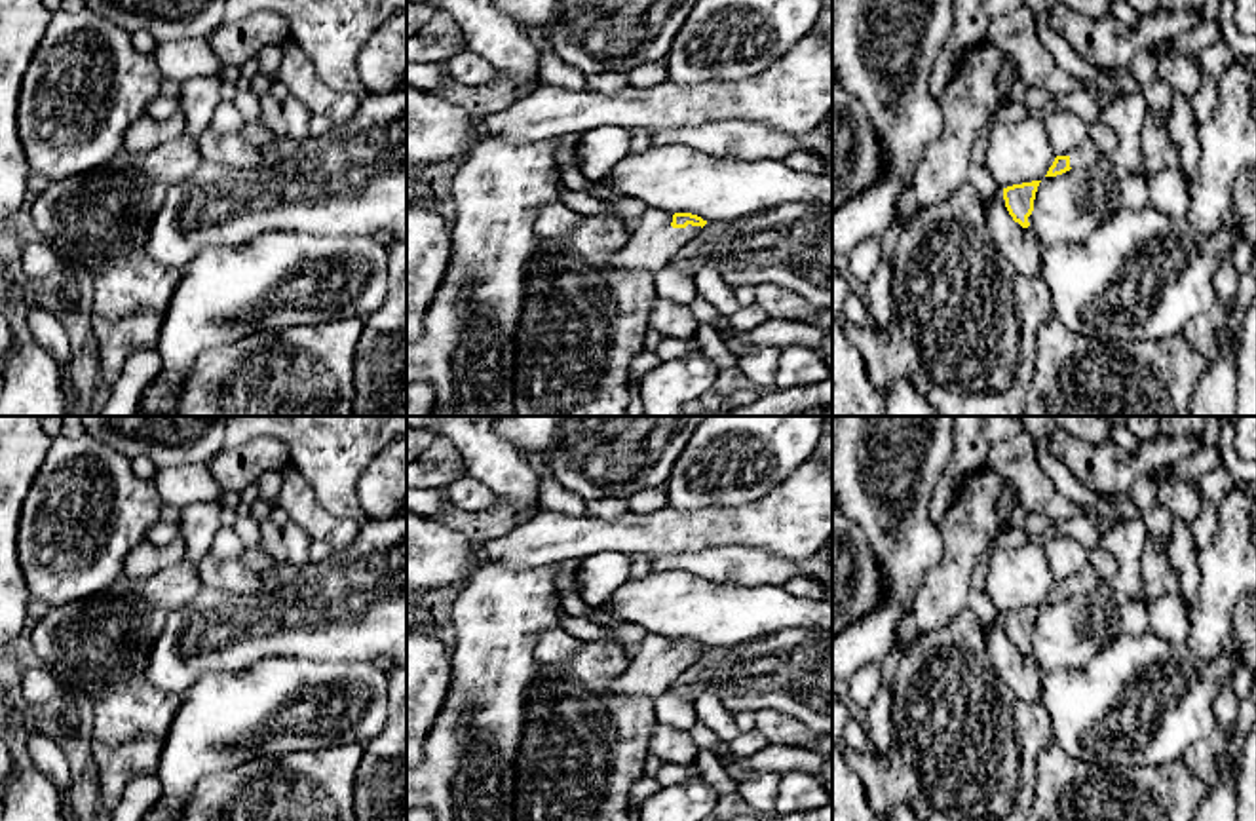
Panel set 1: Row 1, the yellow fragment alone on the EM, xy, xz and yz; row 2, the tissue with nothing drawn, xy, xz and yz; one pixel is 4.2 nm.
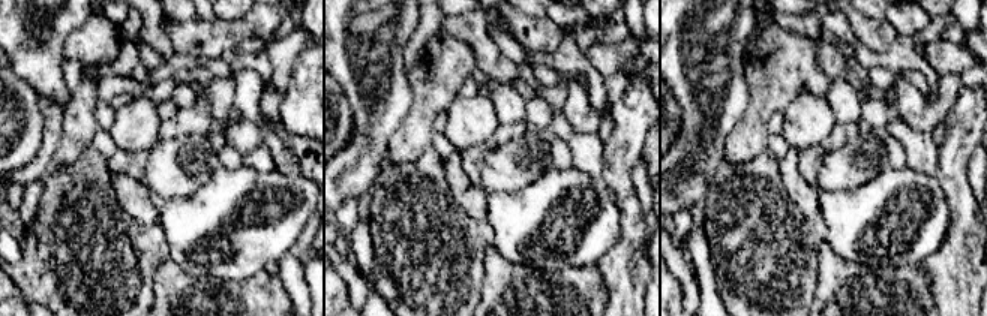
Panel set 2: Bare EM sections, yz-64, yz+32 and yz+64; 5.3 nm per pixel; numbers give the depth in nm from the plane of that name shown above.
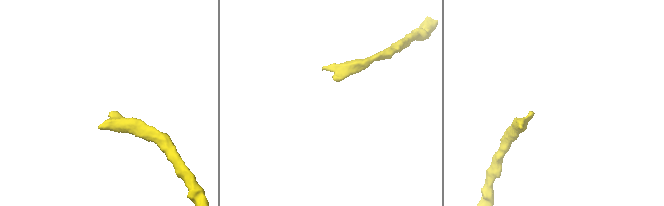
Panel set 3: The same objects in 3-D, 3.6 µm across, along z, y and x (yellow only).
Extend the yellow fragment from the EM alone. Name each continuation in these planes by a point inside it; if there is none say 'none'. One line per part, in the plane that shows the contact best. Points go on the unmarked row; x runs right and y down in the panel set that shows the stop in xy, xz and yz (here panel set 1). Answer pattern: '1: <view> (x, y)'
1: yz (1087, 580)

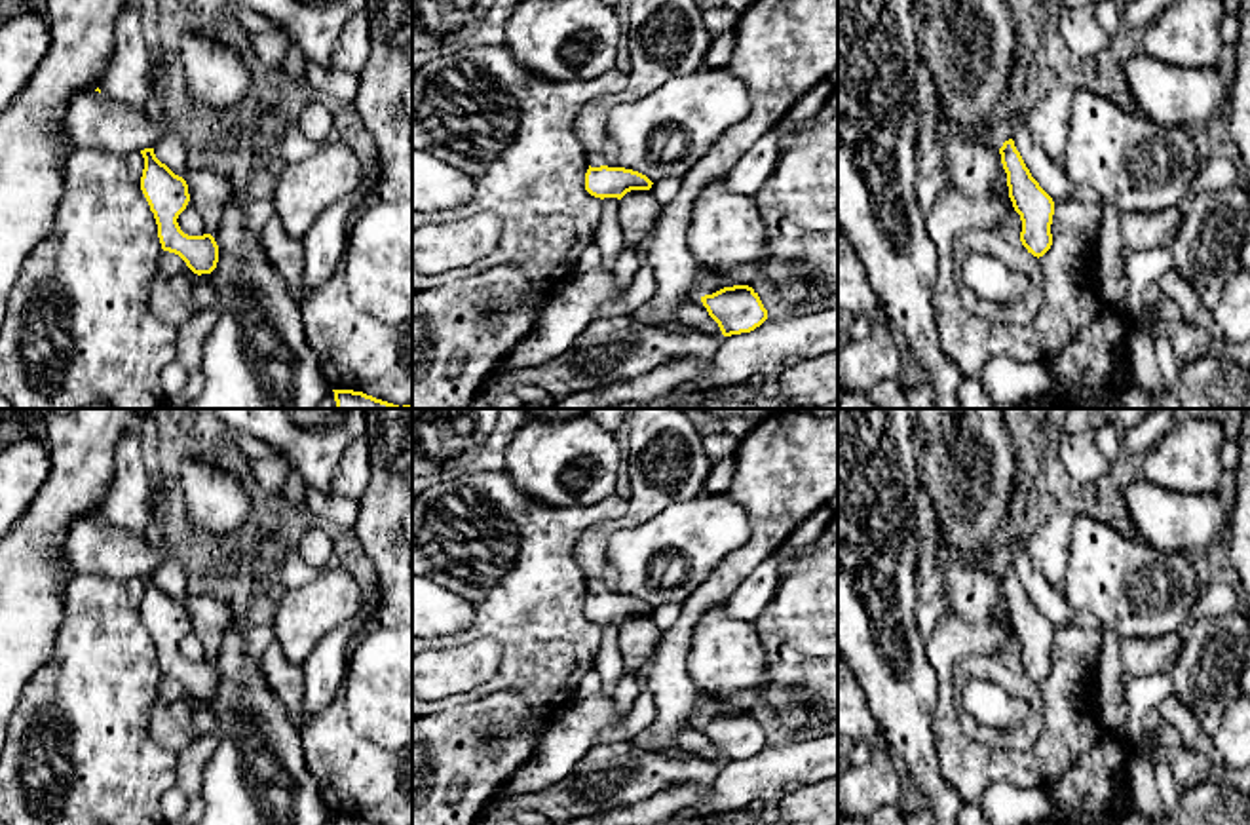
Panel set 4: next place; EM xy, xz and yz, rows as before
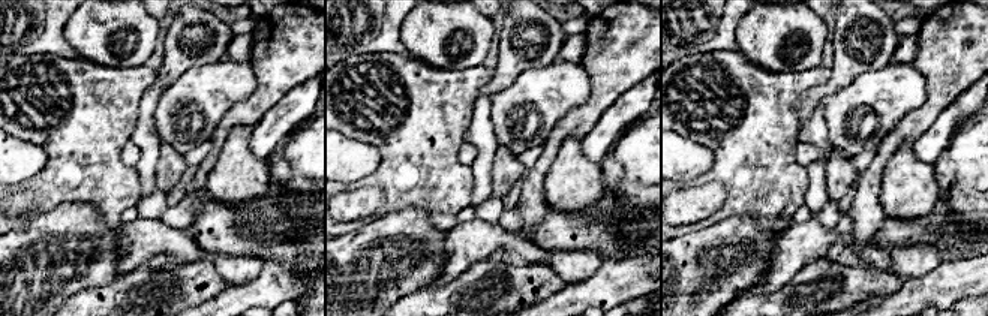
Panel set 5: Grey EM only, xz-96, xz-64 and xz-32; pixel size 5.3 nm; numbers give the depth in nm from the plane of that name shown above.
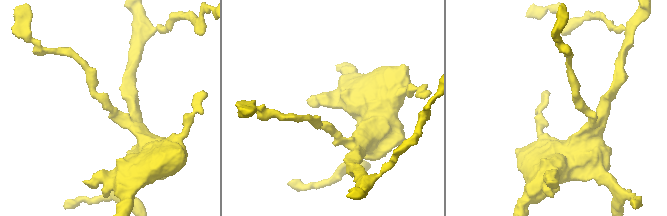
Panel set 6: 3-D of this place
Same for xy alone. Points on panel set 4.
none

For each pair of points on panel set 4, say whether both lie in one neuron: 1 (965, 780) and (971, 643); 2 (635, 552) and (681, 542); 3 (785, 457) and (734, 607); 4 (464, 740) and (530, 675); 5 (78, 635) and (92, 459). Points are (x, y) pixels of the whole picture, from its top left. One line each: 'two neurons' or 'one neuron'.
1: one neuron
2: one neuron
3: two neurons
4: two neurons
5: two neurons

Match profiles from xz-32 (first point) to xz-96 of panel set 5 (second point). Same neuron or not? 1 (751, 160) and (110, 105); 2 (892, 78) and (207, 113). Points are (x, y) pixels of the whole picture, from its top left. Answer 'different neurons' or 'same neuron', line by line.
1: same neuron
2: same neuron

